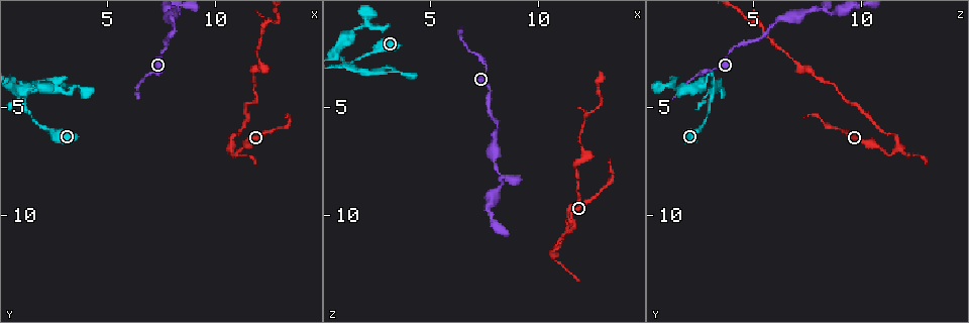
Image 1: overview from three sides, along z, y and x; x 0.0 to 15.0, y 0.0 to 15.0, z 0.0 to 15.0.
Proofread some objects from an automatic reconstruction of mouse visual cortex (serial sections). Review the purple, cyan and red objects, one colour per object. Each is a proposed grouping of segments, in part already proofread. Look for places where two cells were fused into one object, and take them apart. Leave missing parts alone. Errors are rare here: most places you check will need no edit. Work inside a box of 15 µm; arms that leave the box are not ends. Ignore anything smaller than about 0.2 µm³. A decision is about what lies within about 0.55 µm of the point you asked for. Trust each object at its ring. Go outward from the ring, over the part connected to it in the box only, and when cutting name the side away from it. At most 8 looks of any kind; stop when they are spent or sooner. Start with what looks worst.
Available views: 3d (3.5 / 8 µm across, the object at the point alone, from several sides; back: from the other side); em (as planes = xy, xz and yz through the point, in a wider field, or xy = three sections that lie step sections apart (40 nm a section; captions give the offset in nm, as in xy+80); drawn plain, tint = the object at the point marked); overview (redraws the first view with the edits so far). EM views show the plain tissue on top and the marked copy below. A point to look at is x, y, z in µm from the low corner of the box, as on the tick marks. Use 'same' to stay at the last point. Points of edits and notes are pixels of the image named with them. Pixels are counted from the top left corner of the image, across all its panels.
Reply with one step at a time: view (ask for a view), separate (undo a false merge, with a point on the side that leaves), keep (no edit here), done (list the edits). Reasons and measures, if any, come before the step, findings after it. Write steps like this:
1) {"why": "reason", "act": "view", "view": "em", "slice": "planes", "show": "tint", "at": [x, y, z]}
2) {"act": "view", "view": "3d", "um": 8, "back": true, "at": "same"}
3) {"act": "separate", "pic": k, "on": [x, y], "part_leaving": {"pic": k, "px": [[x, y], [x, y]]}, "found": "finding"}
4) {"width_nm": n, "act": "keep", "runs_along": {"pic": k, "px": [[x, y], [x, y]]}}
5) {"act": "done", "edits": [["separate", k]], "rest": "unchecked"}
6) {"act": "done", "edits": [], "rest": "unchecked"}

{"why": "branch point", "act": "view", "view": "3d", "um": 3.5, "at": [1.0, 4.4, 3.1]}

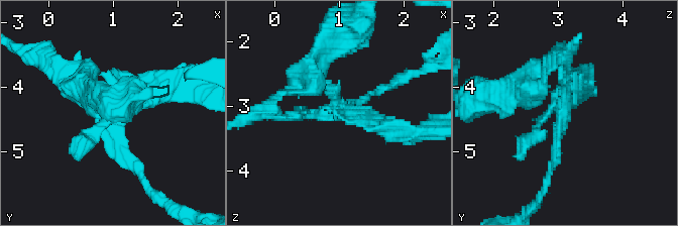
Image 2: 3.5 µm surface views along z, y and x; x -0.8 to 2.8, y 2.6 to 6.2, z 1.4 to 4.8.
{"act": "keep", "runs_along": {"pic": 2, "px": [[139, 171], [111, 112], [59, 72]]}, "found": "continuous, no second cell"}

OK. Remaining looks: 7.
{"why": "thick turns thin", "act": "view", "view": "3d", "um": 8, "at": [11.1, 6.3, 11.3]}

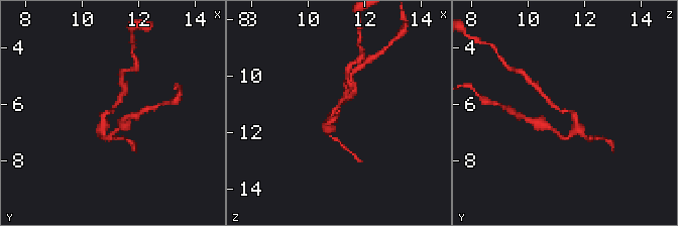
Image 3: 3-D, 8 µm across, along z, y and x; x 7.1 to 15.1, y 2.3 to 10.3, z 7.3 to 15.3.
{"why": "closer look", "act": "view", "view": "3d", "um": 3.5, "at": [11.1, 6.2, 11.4]}

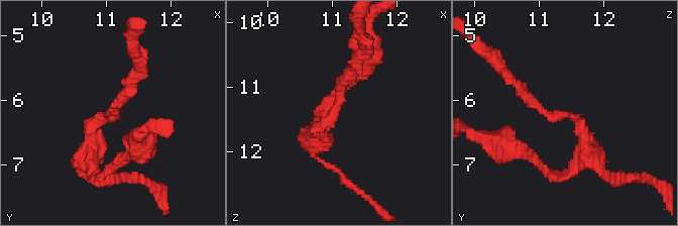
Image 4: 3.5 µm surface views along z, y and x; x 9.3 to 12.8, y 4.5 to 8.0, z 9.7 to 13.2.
{"act": "keep", "runs_along": {"pic": 4, "px": [[579, 163], [579, 123], [545, 114], [517, 83]]}, "found": "all the same cell"}

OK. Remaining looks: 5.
{"why": "sharp bend", "act": "view", "view": "3d", "um": 3.5, "at": [11.9, 4.8, 9.3]}

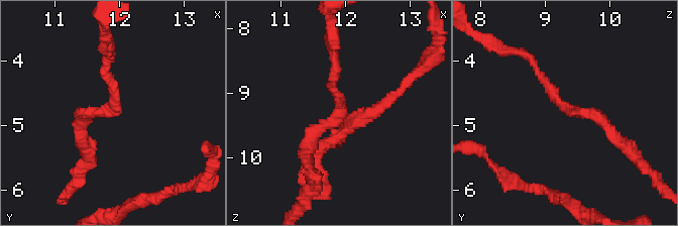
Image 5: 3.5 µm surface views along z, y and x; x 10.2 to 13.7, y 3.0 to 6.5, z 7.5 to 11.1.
{"arm_widths_nm": [150, 200], "act": "view", "view": "em", "slice": "xy", "step": 1, "show": "tint", "at": [11.95, 4.70, 9.30]}

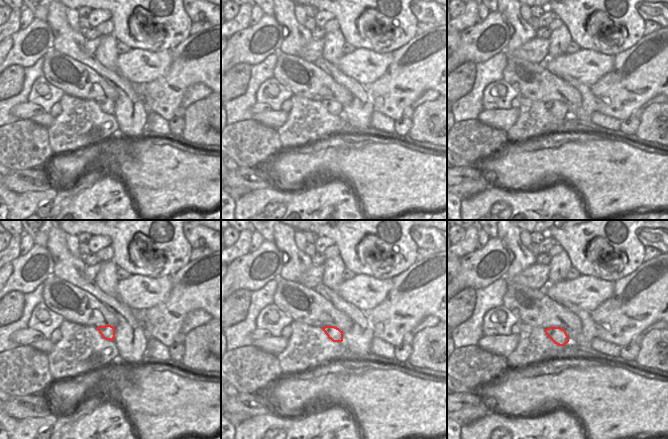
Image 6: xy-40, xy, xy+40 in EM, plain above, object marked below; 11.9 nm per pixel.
{"act": "keep", "runs_along": {"pic": 5, "px": [[605, 126], [562, 105], [526, 55]]}, "found": "continuous, no second cell"}

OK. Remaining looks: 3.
{"act": "done", "edits": [], "rest": "unchecked"}

